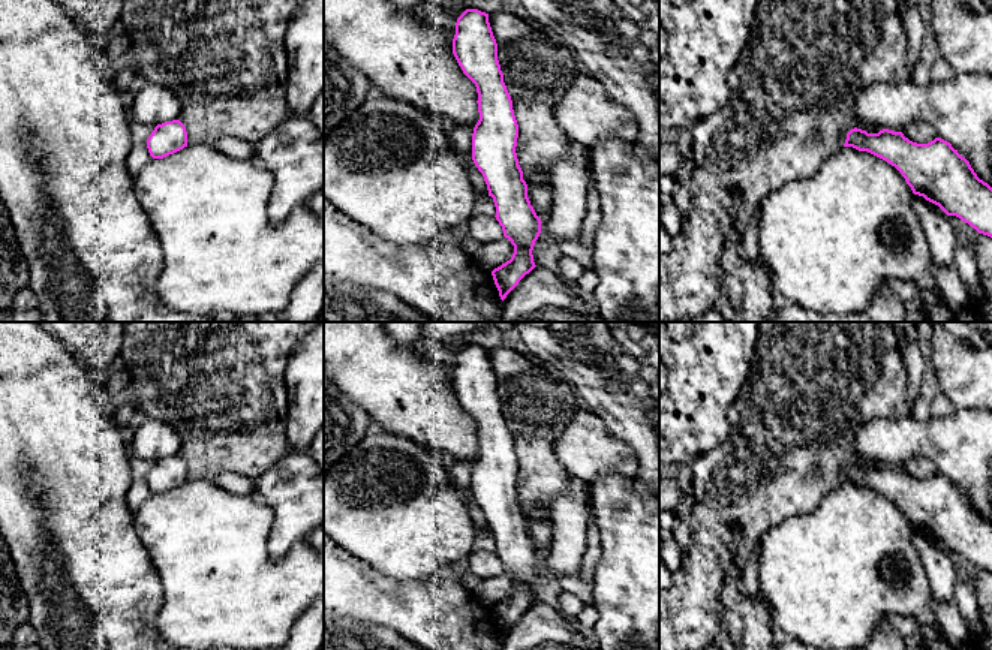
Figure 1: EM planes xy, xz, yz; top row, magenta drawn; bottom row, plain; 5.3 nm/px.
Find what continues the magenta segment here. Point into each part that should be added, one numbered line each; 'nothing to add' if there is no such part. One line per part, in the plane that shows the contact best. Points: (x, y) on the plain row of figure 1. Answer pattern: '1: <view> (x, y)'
nothing to add

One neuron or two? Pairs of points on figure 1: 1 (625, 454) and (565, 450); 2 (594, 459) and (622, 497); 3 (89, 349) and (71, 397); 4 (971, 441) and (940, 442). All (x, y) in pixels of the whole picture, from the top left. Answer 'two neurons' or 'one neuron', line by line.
1: one neuron
2: two neurons
3: two neurons
4: one neuron

